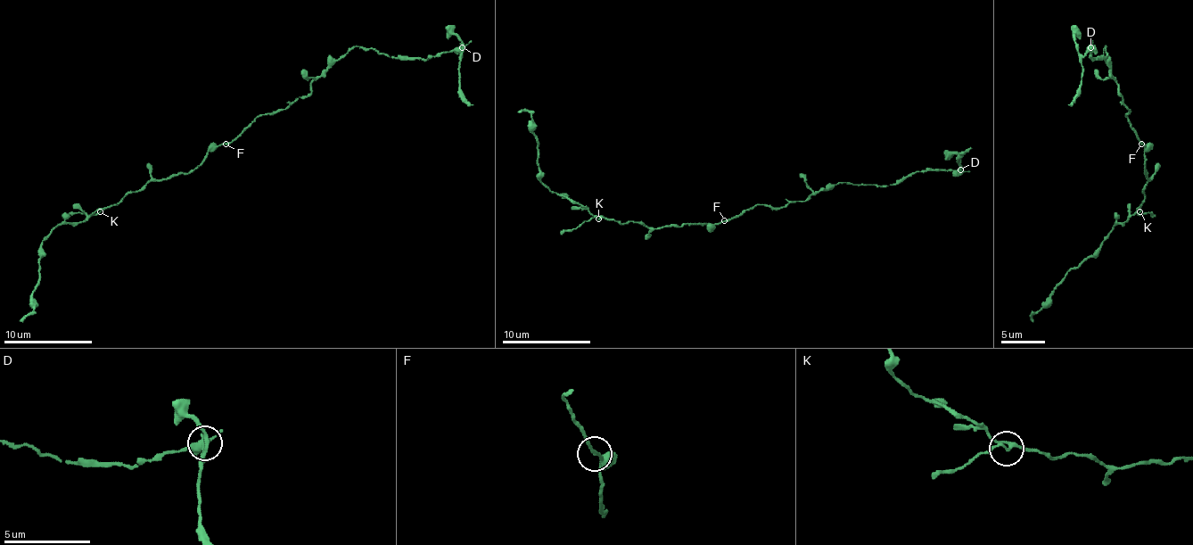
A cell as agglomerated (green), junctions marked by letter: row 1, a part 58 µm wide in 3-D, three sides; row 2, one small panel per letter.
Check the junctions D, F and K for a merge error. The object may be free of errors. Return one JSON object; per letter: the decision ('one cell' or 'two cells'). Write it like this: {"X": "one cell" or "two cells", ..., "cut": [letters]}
{"D": "two cells", "F": "one cell", "K": "one cell", "cut": ["D"]}

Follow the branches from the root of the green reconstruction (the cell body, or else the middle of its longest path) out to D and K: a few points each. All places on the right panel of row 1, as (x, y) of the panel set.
D: (1141, 142), (1104, 60), (1106, 46), (1104, 58), (1093, 58), (1090, 46)
K: (1141, 142), (1146, 148), (1143, 157), (1150, 181), (1141, 193), (1143, 201), (1139, 205), (1139, 212)

